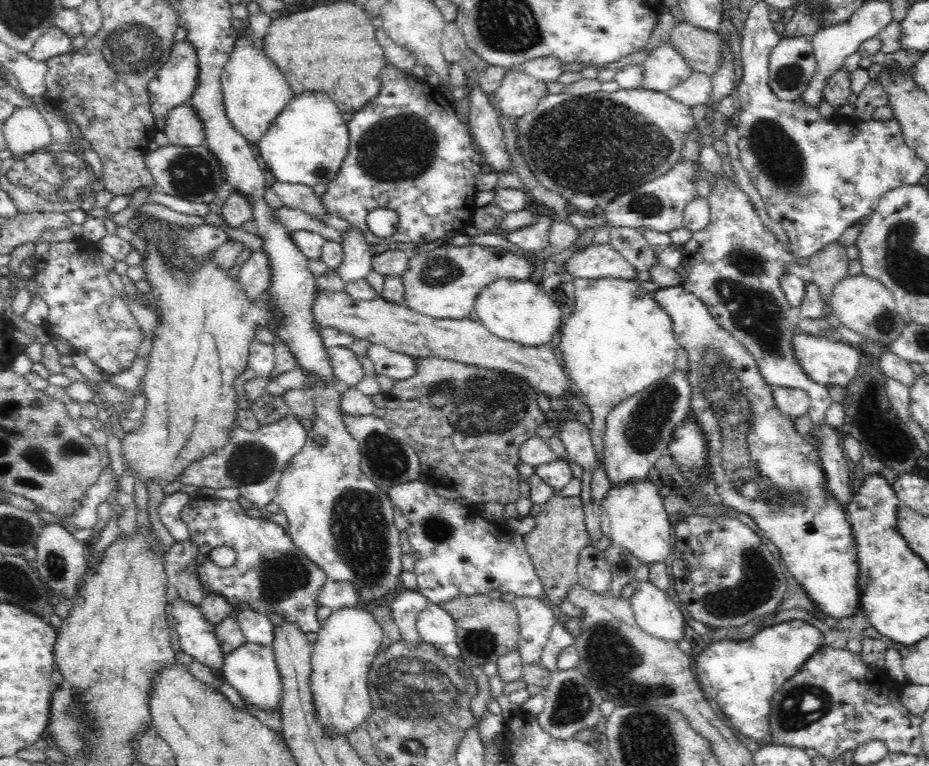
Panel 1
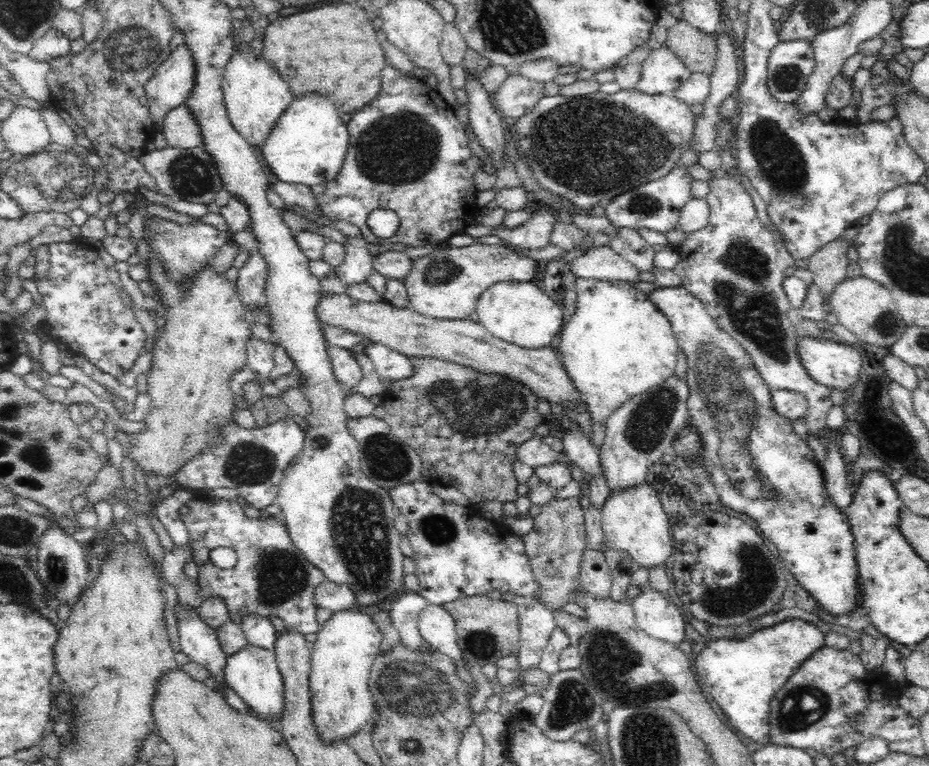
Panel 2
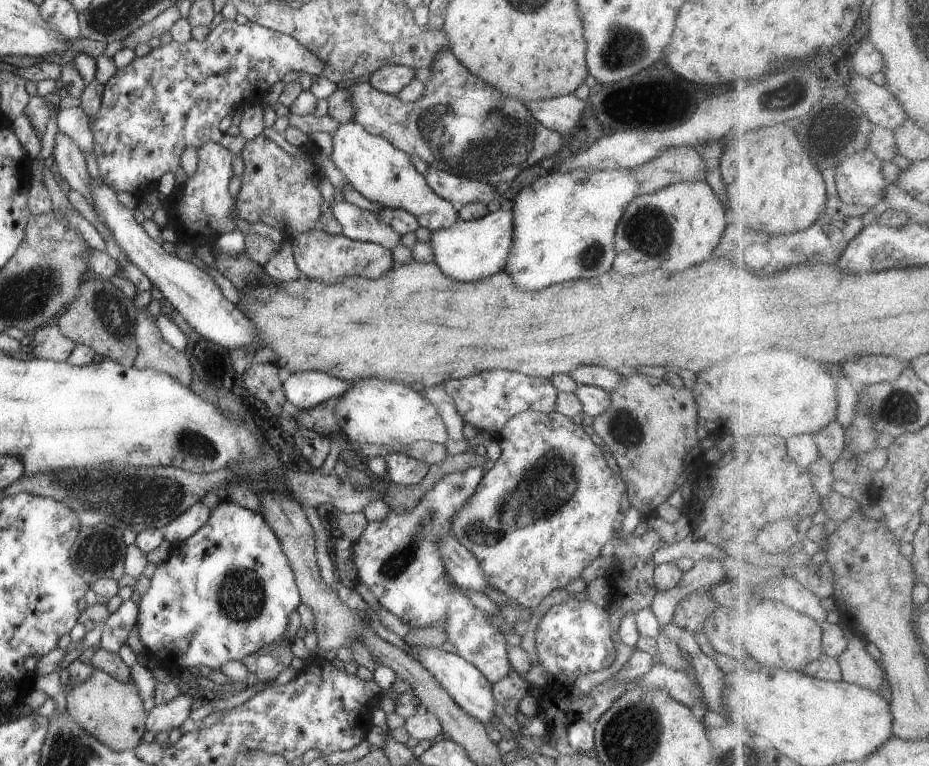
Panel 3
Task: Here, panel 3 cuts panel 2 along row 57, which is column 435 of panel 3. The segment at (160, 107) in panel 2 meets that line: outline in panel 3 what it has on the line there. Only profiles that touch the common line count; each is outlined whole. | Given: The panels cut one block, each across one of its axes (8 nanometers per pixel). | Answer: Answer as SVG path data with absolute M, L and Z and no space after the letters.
M428 165L424 180L434 190L436 196L454 204L484 203L487 205L492 200L500 201L503 195L496 190L495 186L462 178L431 165Z

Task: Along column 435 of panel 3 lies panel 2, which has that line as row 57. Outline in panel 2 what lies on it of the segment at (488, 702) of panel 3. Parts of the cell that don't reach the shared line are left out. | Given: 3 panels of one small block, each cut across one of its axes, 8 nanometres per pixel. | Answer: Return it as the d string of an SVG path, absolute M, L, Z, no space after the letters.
M664 44L651 50L646 60L641 62L641 77L635 90L644 94L671 95L680 84L684 84L692 74L682 61Z

